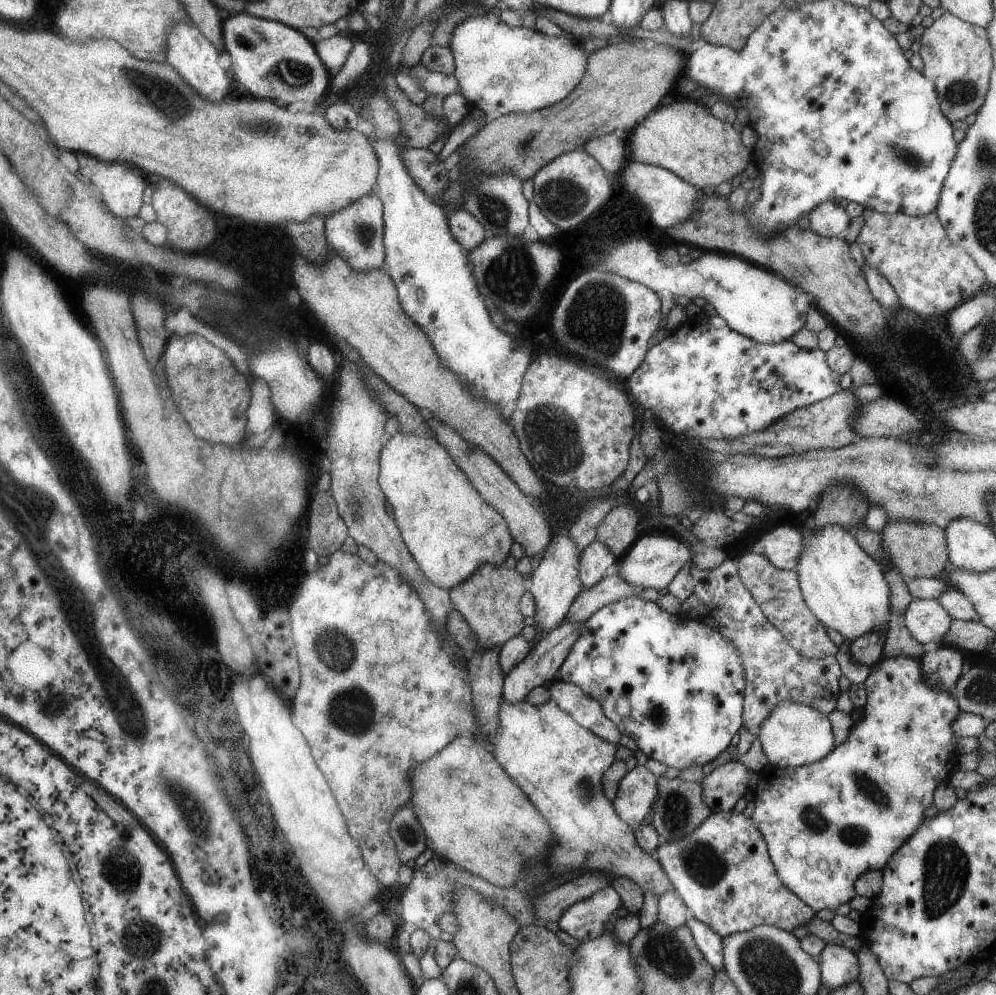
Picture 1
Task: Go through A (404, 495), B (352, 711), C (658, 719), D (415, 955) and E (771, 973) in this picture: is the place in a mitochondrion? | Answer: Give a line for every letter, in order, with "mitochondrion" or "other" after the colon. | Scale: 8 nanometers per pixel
A: other
B: mitochondrion
C: mitochondrion
D: other
E: mitochondrion

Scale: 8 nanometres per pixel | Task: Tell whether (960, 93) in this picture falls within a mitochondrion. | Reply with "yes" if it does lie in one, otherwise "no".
yes

